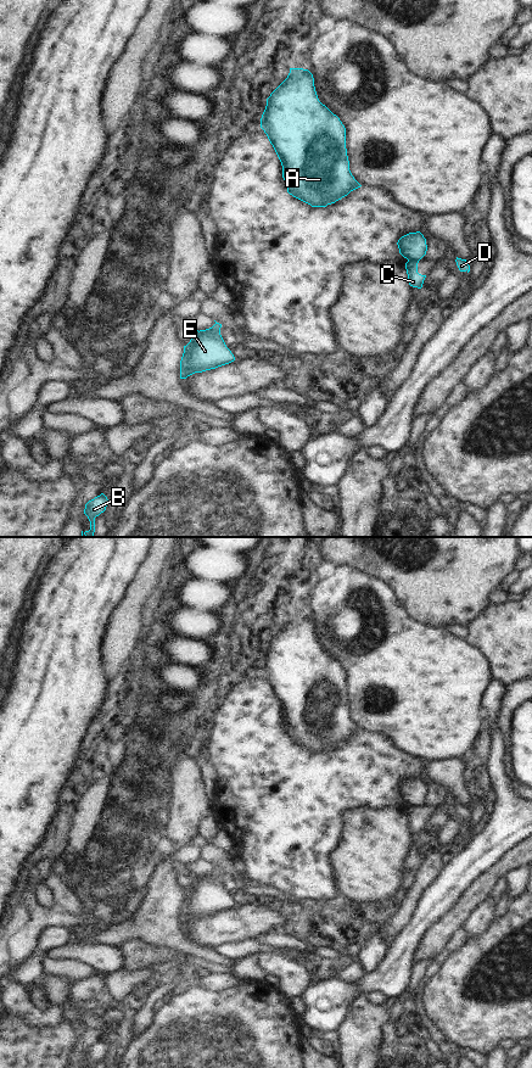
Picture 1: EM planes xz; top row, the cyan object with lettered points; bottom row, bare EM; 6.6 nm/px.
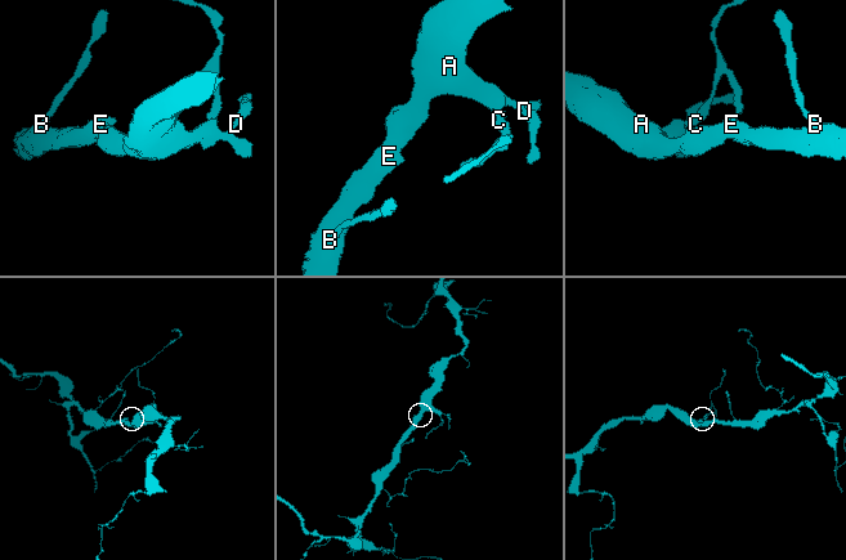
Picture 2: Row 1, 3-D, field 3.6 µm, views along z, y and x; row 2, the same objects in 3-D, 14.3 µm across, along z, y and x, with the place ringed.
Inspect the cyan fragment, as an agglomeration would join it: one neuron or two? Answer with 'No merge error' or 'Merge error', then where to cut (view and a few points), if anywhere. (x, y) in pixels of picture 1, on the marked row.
Merge error. Split along xz (419, 259), (408, 261)

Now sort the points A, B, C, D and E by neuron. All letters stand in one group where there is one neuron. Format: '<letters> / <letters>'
A B D E / C

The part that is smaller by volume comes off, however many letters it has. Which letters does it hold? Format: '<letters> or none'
C

